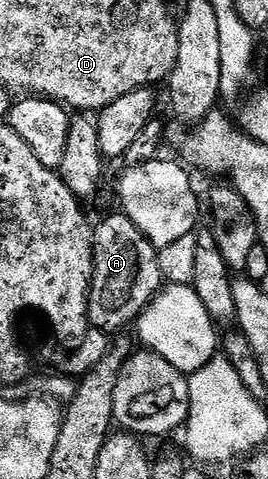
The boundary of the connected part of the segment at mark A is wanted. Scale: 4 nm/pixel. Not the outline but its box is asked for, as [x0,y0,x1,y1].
[88,214,164,333]

